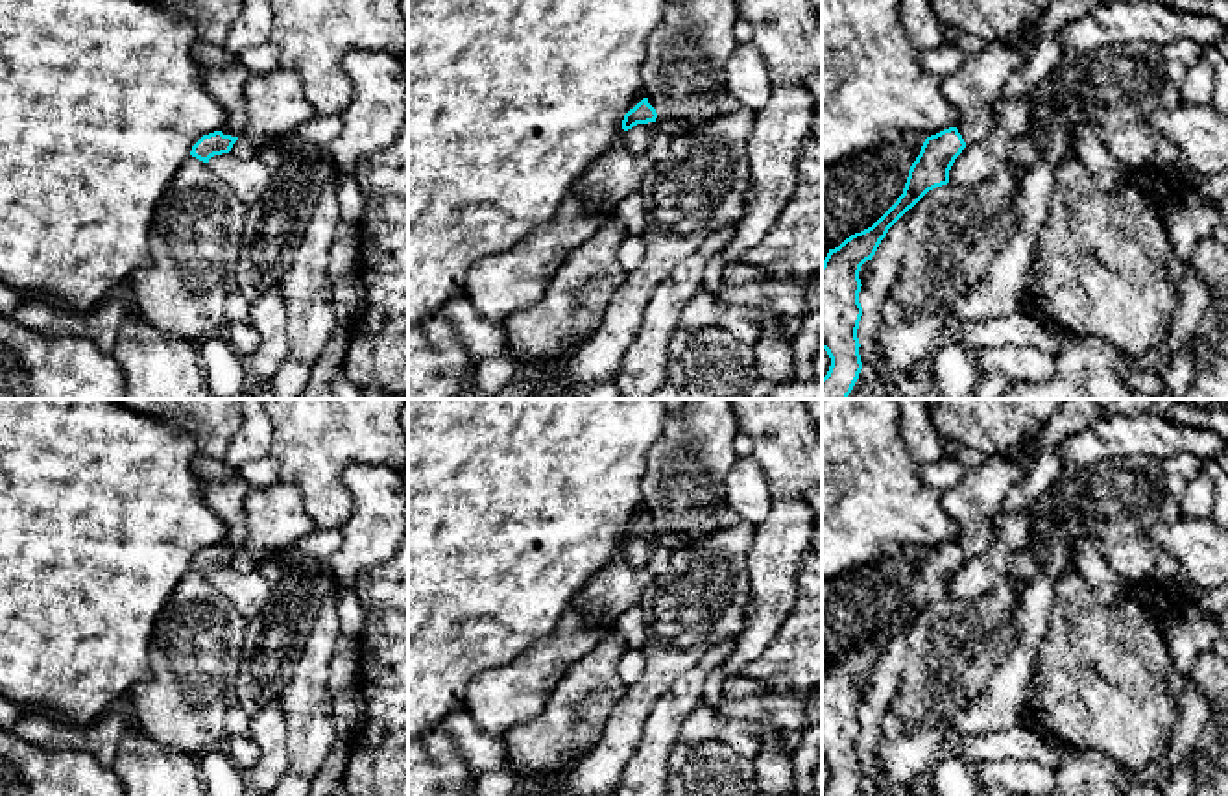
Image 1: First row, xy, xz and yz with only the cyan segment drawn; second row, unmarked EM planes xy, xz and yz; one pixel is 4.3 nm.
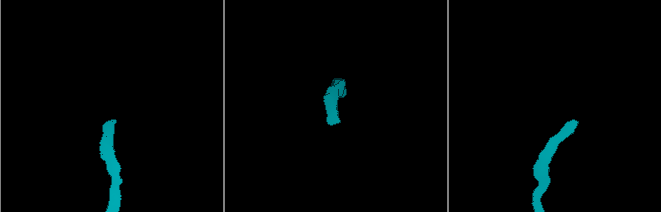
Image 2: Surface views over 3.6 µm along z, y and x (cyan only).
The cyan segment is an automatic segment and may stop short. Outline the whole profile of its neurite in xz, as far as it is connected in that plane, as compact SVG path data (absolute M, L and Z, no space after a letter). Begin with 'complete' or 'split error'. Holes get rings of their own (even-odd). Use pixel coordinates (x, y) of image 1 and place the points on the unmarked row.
split error; M643 512L624 528L622 543L626 549L622 558L633 567L648 565L659 541L656 532L656 523L648 517L648 512Z

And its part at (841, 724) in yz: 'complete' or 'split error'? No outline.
split error

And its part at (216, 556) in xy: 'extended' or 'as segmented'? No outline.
extended

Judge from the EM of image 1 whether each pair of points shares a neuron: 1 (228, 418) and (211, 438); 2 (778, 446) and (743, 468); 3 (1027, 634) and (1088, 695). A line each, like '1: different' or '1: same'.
1: same
2: different
3: different

